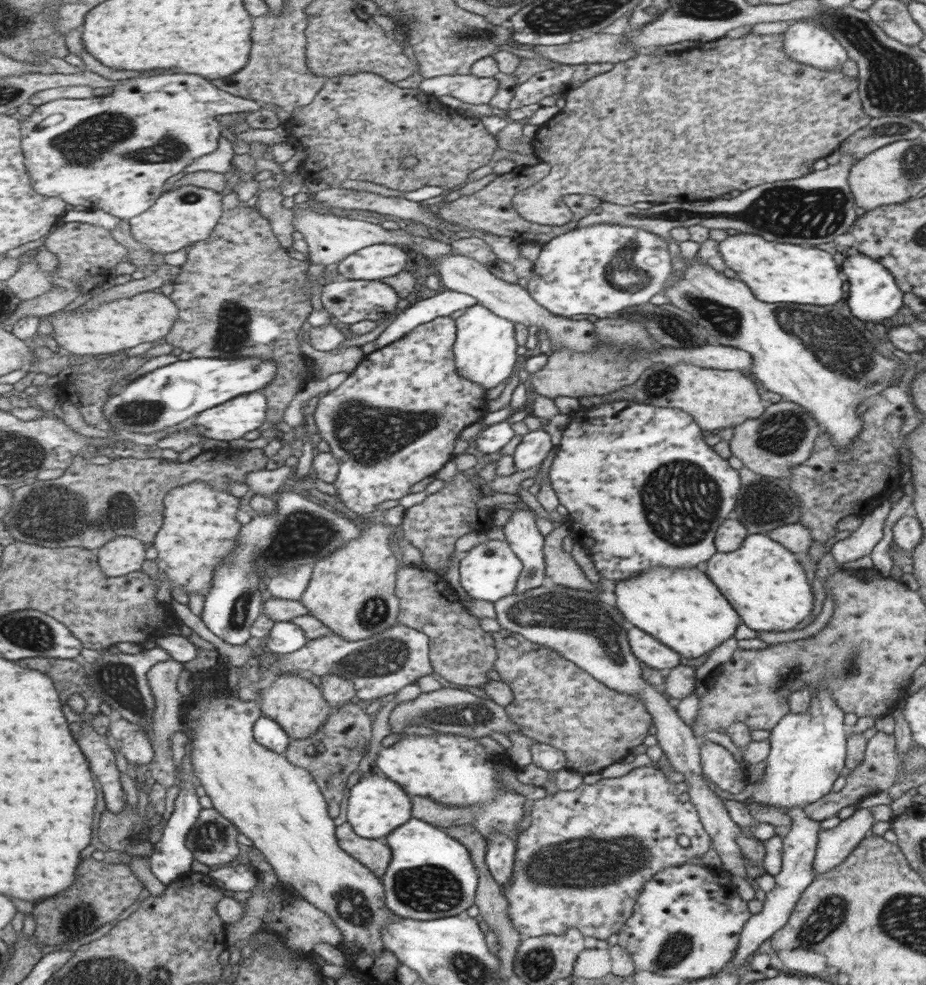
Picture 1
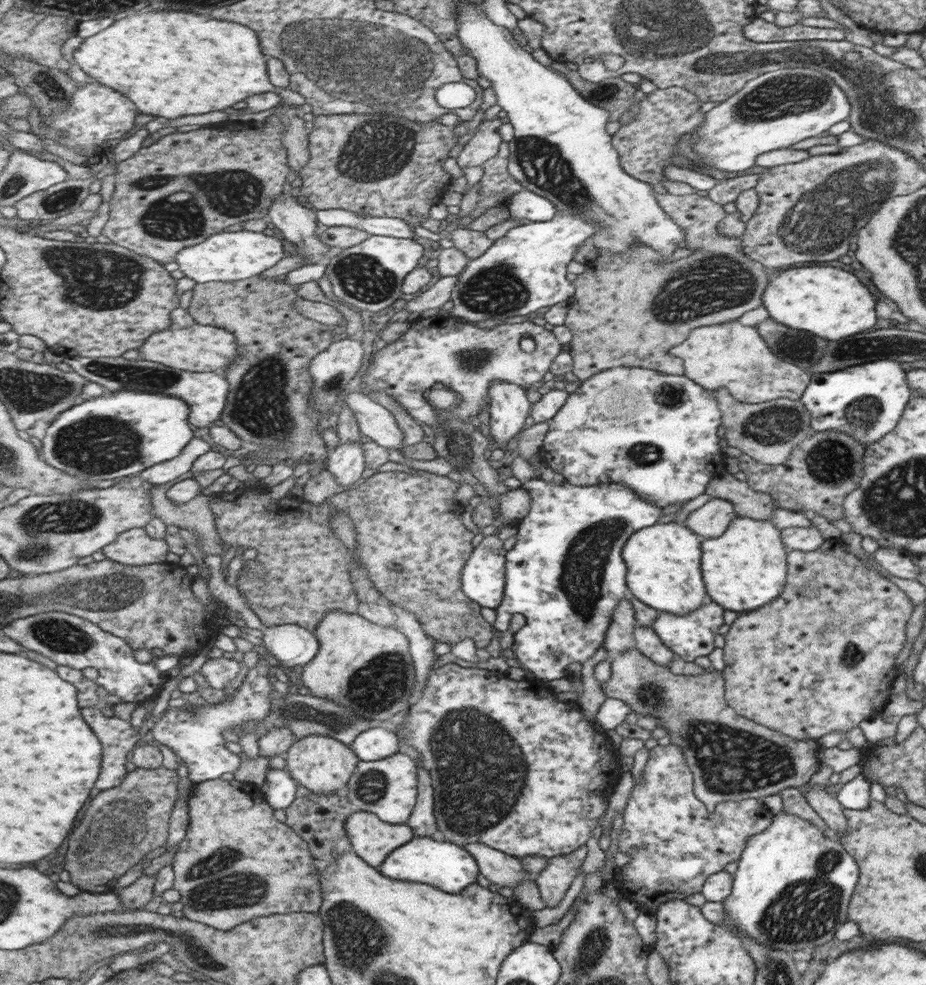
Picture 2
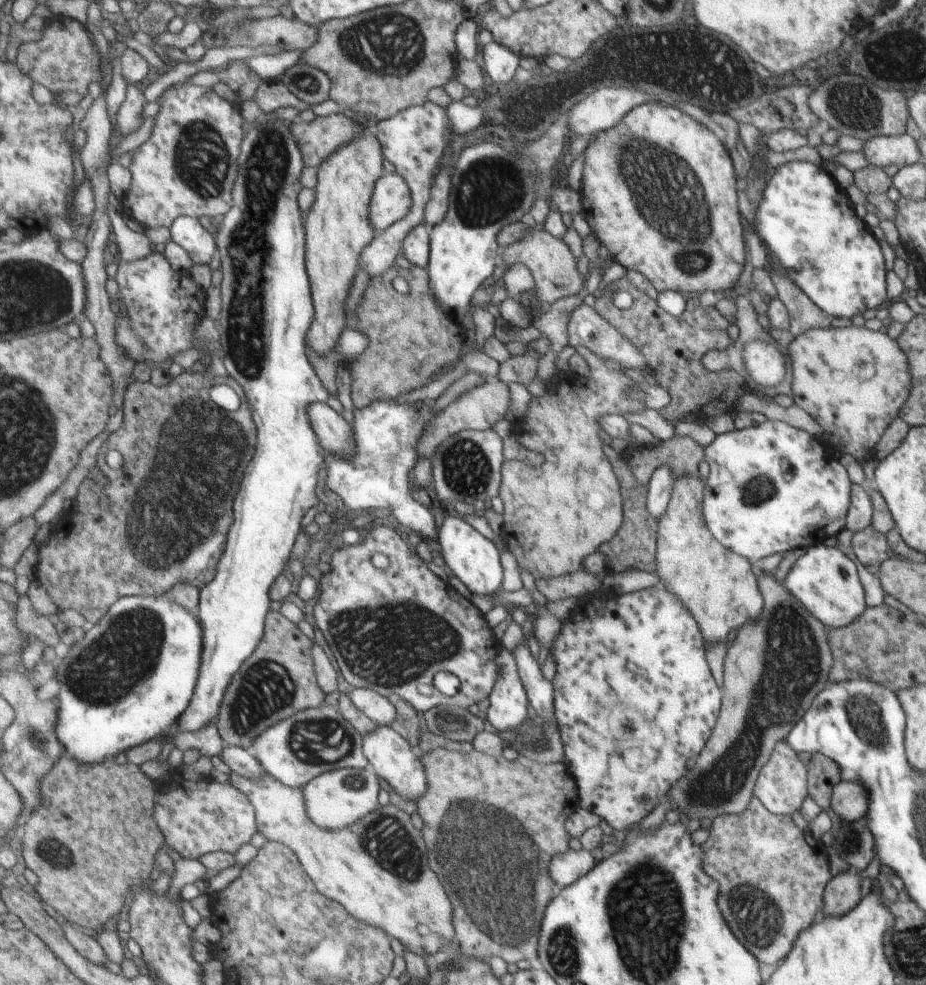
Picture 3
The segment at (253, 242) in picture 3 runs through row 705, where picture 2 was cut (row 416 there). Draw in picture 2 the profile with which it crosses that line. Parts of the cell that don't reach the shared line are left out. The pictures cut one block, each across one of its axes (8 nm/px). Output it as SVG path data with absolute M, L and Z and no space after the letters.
M68 358L63 363L71 366L87 380L103 385L109 390L145 390L145 392L169 394L185 400L191 409L189 422L197 428L213 427L213 422L222 419L230 396L230 383L225 374L213 371L185 371L173 369L157 362L125 360L125 358Z

